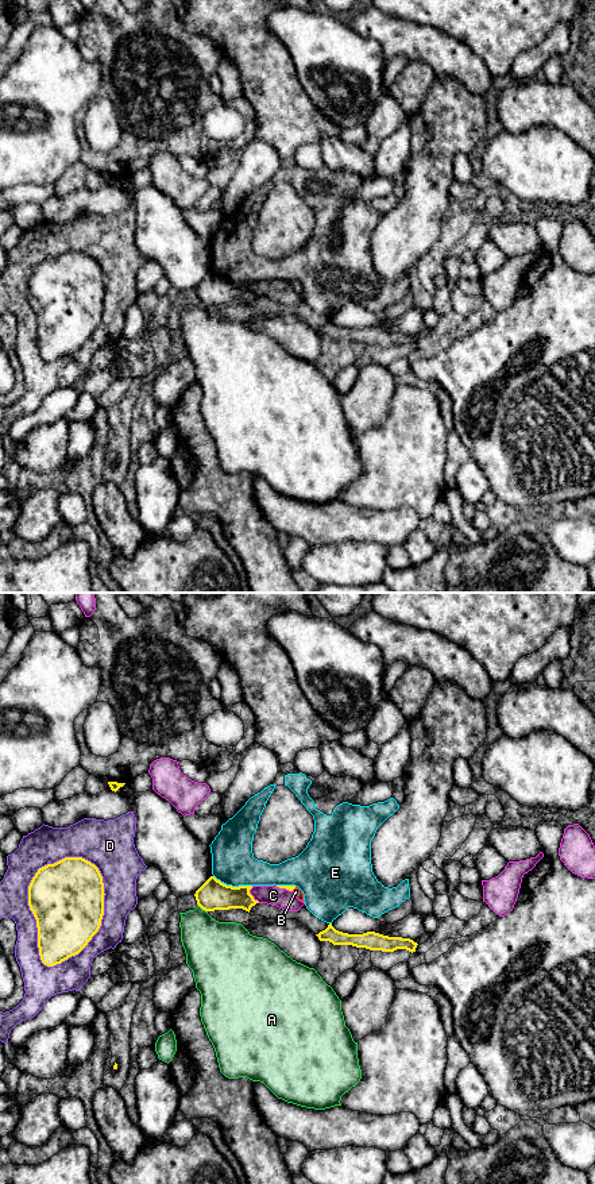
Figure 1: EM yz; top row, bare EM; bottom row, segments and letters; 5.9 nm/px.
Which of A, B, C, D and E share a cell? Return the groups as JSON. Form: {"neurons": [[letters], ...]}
{"neurons": [["A"], ["B"], ["C"], ["D"], ["E"]]}

